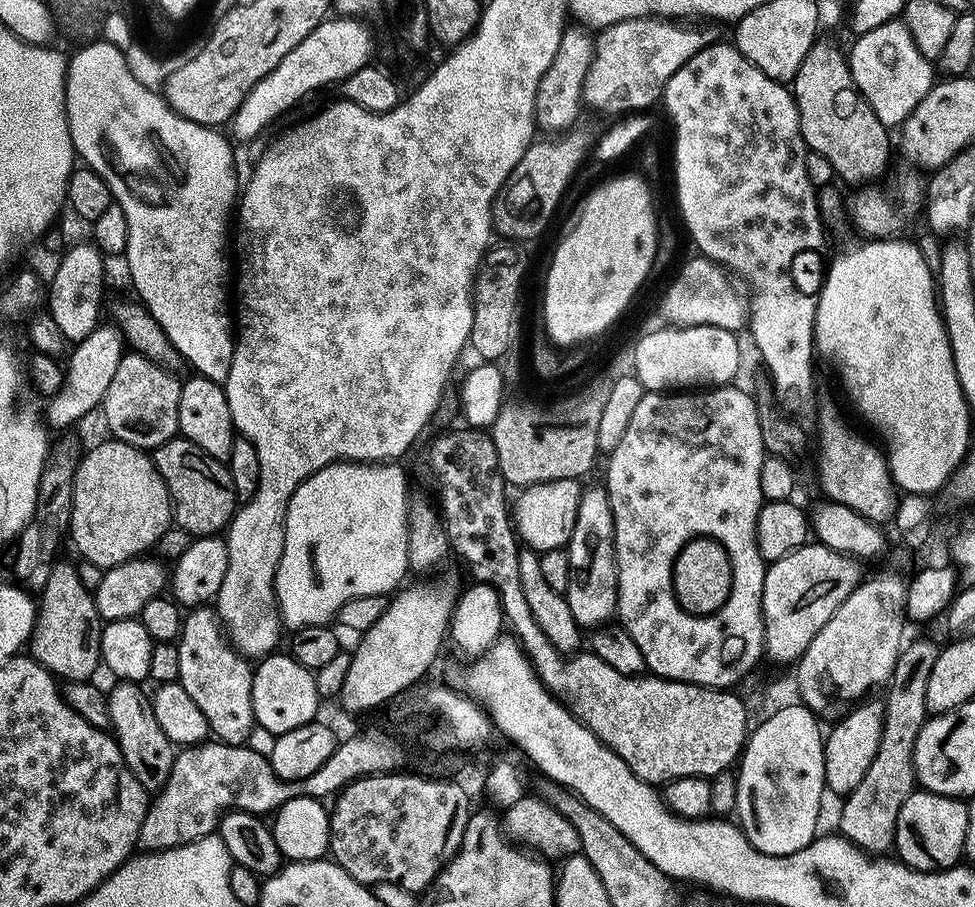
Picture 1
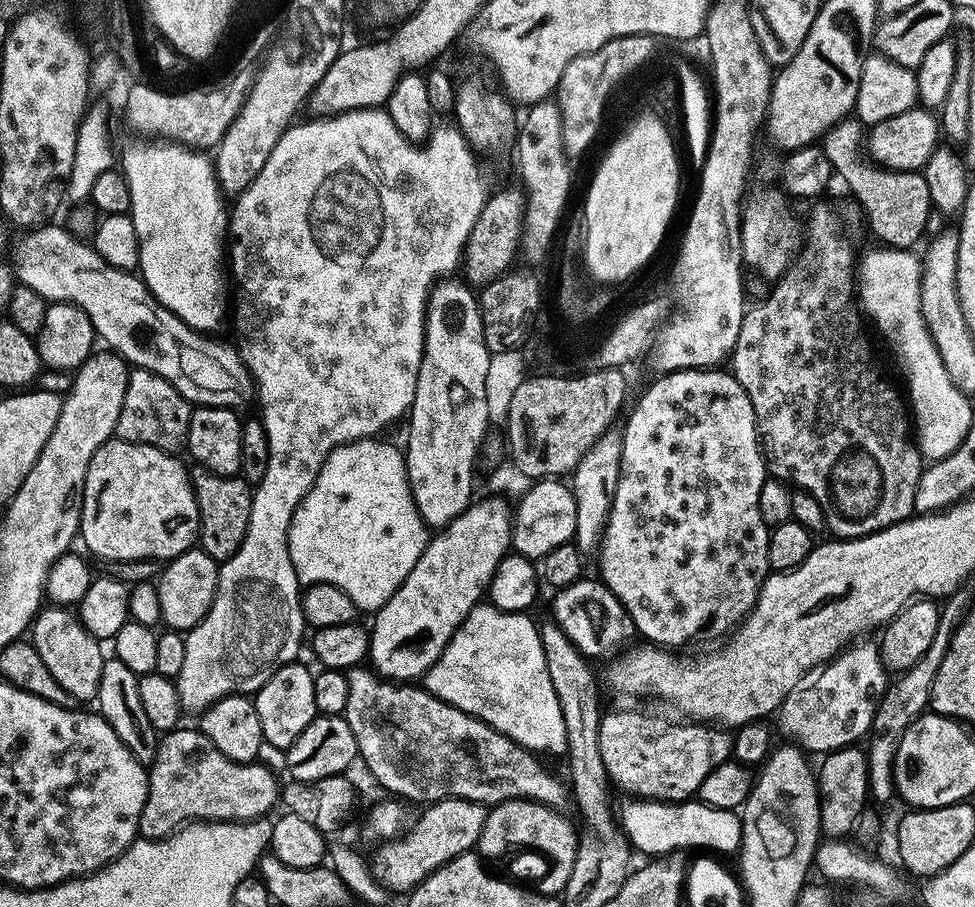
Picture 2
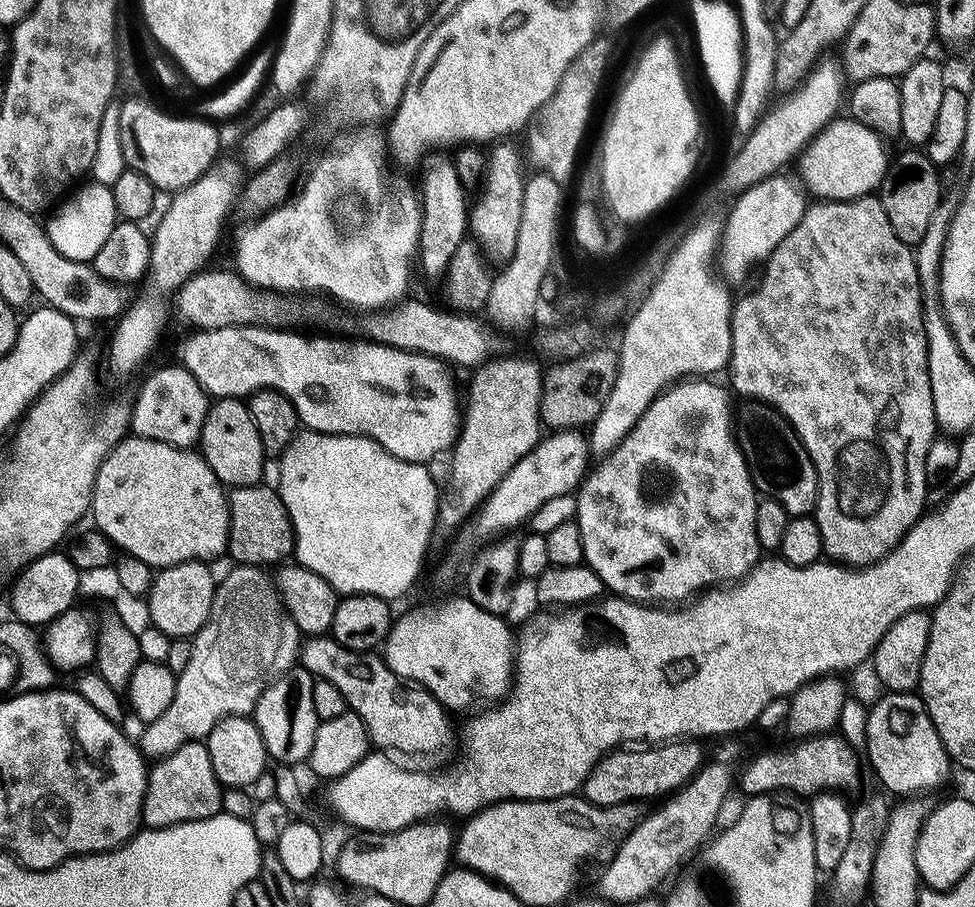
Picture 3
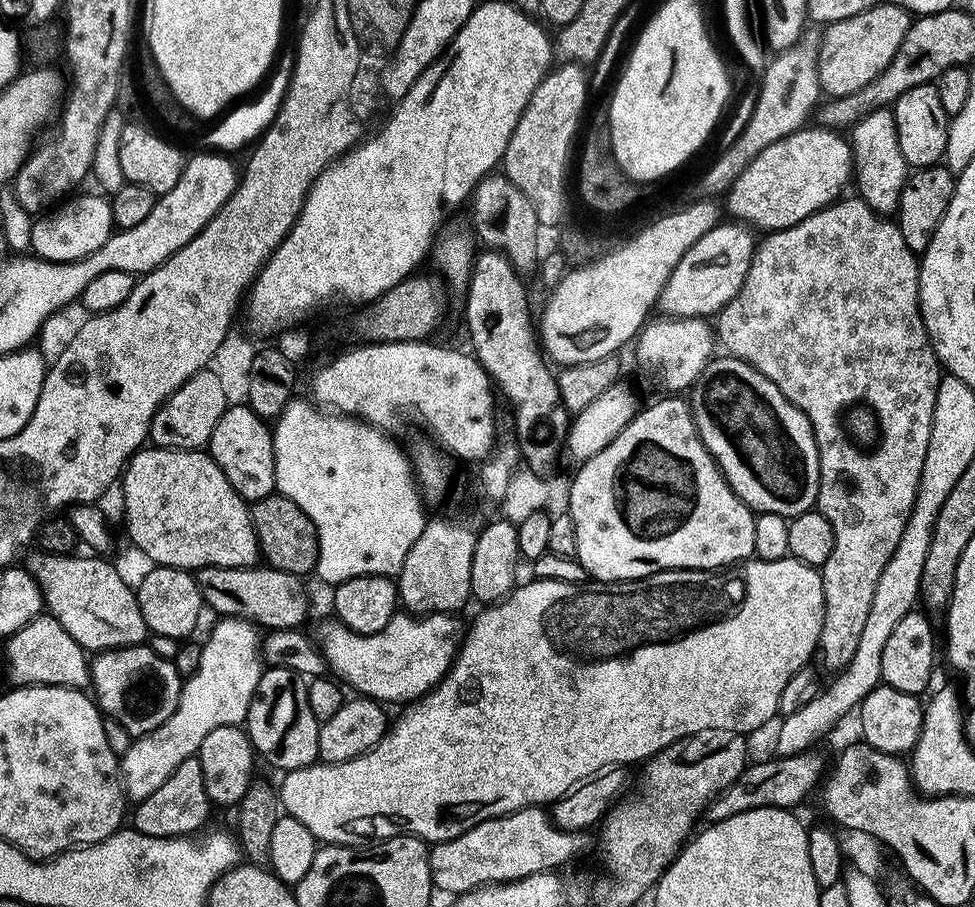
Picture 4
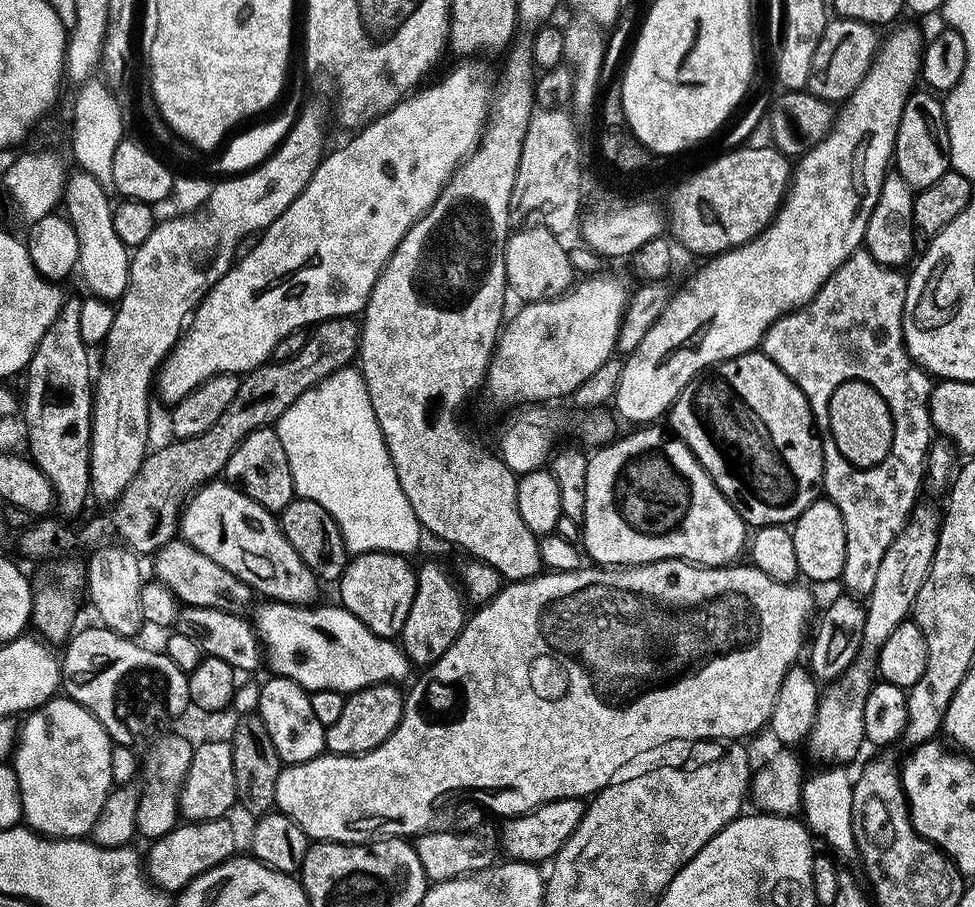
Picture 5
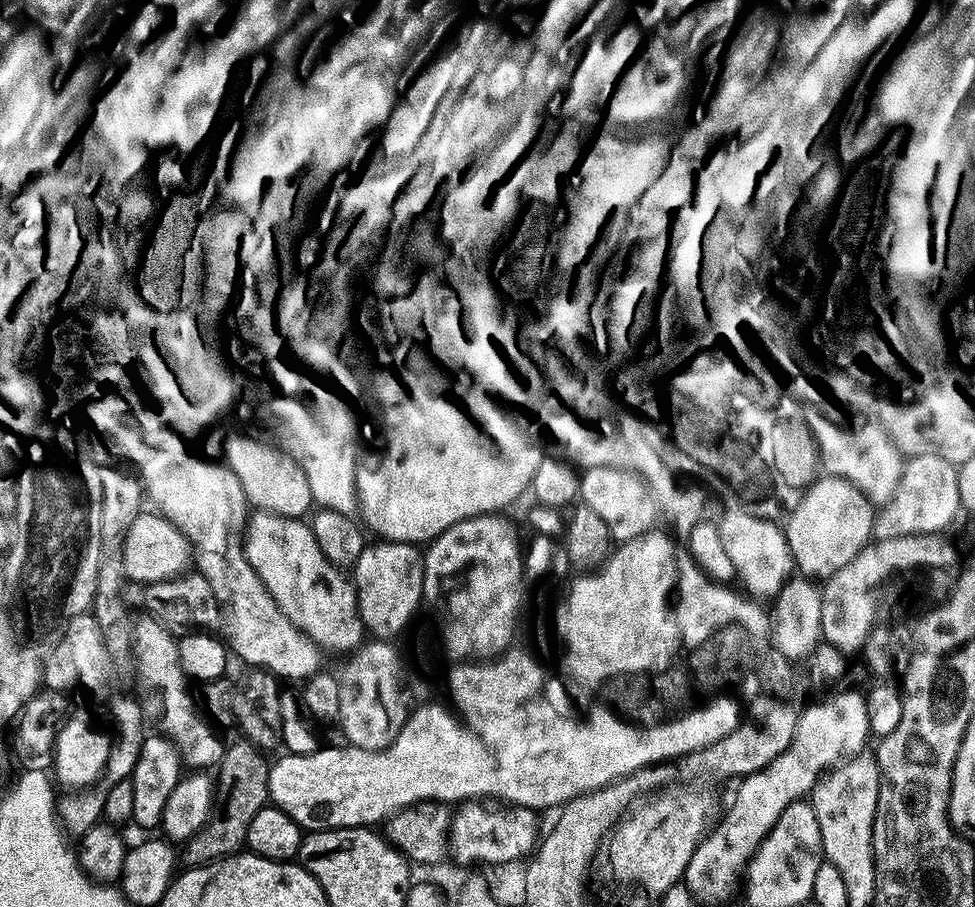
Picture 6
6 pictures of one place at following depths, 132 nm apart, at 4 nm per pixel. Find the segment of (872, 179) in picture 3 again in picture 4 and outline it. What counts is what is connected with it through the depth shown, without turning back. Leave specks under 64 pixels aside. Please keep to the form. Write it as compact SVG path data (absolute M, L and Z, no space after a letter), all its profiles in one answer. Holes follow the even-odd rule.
M805 126L786 138L766 146L726 193L728 208L737 221L759 230L789 228L814 212L841 199L843 190L854 176L852 146L839 131Z

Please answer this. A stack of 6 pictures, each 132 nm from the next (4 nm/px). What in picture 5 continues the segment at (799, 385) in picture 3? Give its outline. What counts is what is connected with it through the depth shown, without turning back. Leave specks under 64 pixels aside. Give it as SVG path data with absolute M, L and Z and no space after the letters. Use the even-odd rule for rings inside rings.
M857 250L838 266L838 270L834 270L832 277L807 304L801 304L799 308L779 316L764 331L762 341L762 352L800 387L802 394L808 397L809 406L816 418L827 414L824 396L828 396L828 392L836 388L836 380L844 380L844 376L864 376L864 380L872 380L876 388L881 388L881 391L896 398L896 449L892 450L892 460L888 460L884 468L876 468L876 472L852 472L850 462L840 460L836 444L831 444L827 439L823 441L822 492L834 506L838 506L842 514L846 530L842 584L852 594L871 592L874 578L878 578L878 566L882 566L882 558L886 550L890 550L890 542L894 542L894 538L903 530L918 503L916 495L920 492L920 483L925 483L926 480L926 457L934 443L934 427L929 408L934 380L913 360L904 345L904 299L907 285L907 275L899 267L878 262L867 250Z

